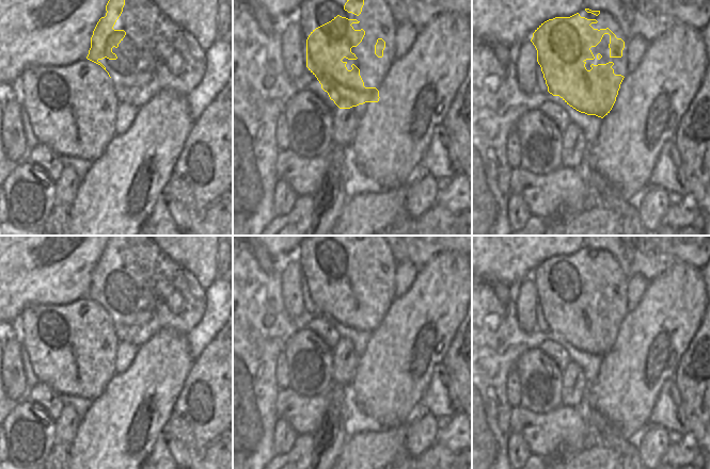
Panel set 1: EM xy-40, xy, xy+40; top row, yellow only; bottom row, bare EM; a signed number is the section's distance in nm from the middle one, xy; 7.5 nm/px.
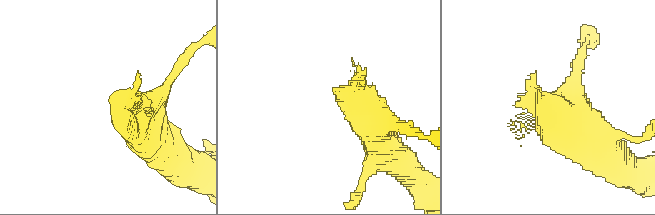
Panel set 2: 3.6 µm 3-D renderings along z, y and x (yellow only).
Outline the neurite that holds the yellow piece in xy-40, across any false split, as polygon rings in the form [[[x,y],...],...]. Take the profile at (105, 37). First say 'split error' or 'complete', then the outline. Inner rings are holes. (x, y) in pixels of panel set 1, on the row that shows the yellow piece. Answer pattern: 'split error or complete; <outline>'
split error; [[[125,0],[108,1],[106,16],[99,19],[93,31],[86,58],[68,66],[32,66],[20,76],[20,92],[16,93],[15,99],[22,106],[35,139],[60,156],[94,162],[114,135],[120,102],[113,81],[99,61],[117,59],[112,48],[119,47],[126,32],[113,27],[124,5]]]

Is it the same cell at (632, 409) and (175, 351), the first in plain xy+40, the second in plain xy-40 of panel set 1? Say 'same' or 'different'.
same

